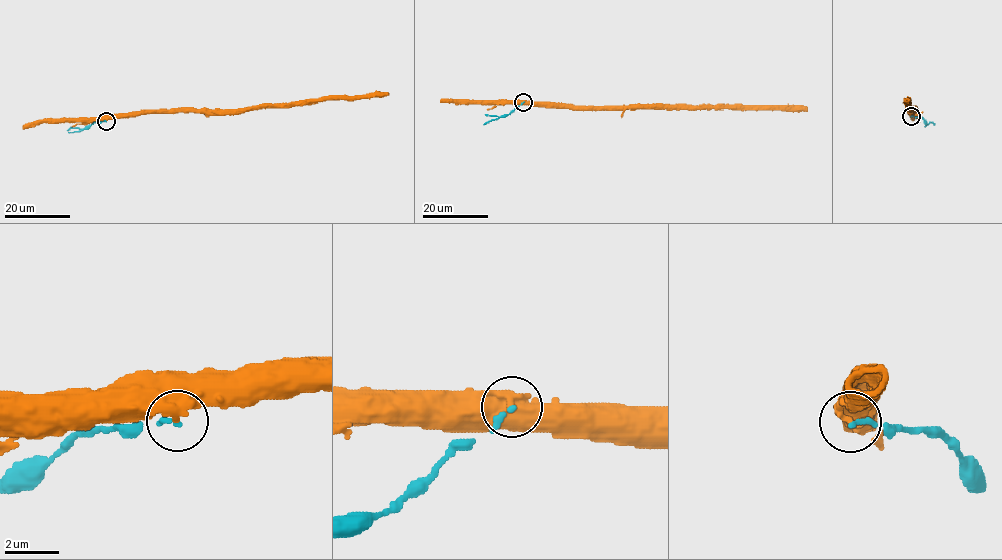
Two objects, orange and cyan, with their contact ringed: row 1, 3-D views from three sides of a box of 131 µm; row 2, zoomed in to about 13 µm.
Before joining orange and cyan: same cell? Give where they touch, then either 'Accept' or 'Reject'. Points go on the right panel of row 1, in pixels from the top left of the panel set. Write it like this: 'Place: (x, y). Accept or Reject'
Place: (911, 116). Reject

